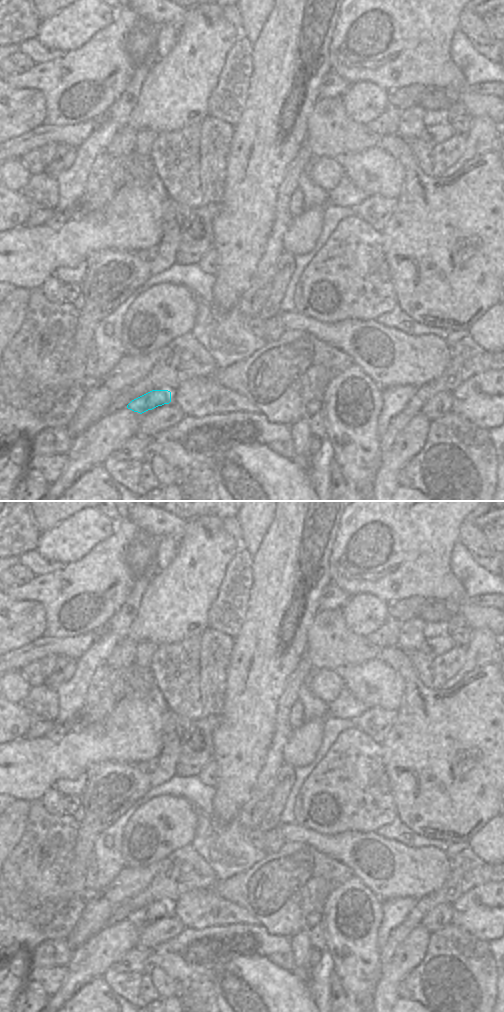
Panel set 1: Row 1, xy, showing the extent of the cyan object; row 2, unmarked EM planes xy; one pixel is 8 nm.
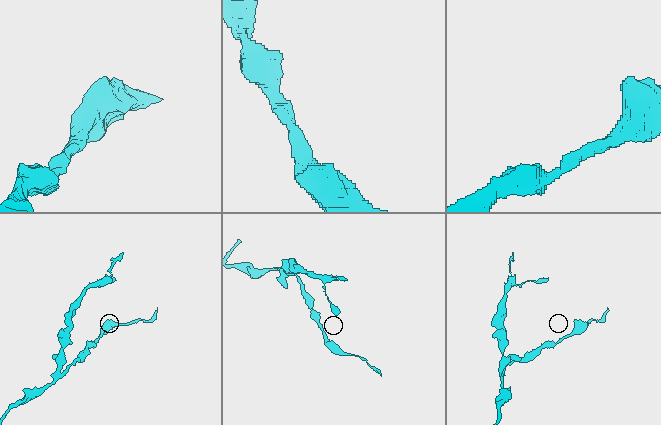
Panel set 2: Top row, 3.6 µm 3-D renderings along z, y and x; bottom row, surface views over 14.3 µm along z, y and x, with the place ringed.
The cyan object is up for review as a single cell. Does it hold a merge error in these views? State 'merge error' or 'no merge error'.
no merge error

